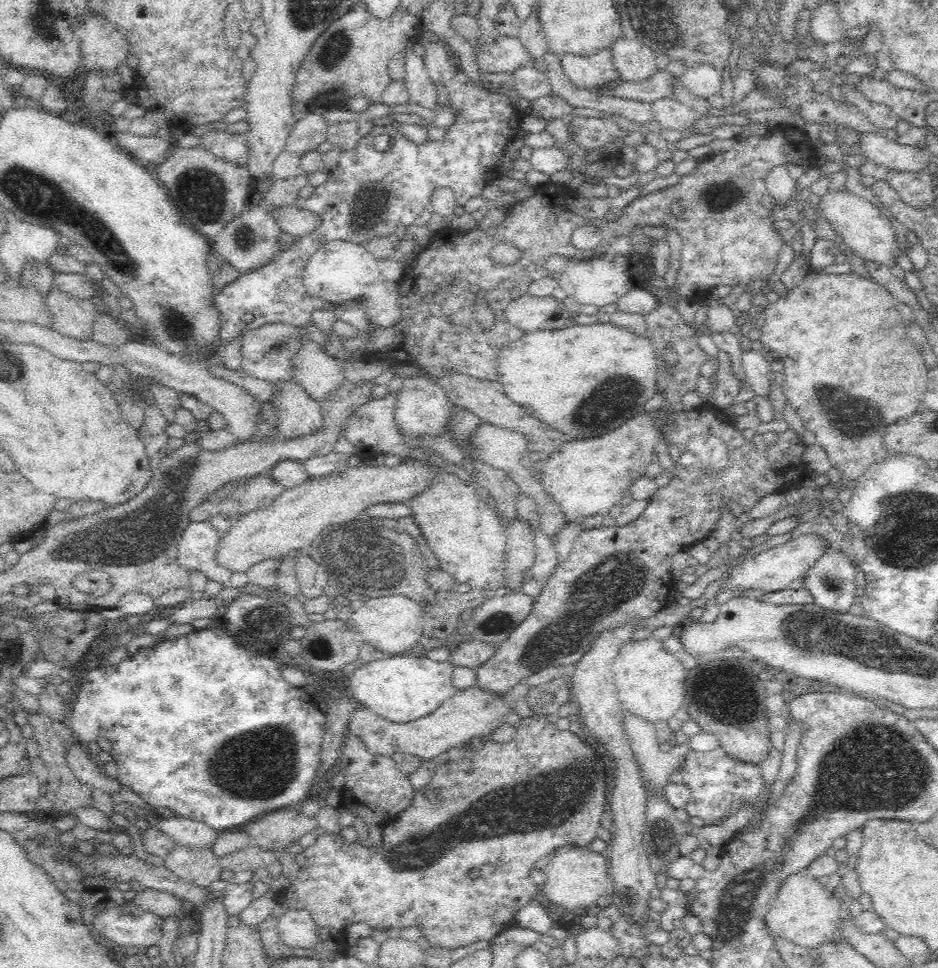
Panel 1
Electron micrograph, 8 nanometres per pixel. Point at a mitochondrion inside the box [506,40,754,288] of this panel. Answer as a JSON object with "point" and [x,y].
{"point":[720,198]}

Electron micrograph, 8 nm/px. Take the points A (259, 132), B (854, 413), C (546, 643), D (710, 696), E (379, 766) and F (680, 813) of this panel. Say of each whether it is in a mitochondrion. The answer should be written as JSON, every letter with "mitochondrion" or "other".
{"A":"other","B":"mitochondrion","C":"mitochondrion","D":"mitochondrion","E":"other","F":"other"}

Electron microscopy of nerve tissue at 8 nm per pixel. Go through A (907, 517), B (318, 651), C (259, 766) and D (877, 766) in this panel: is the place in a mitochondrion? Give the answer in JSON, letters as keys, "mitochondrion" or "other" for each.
{"A":"mitochondrion","B":"mitochondrion","C":"mitochondrion","D":"mitochondrion"}

